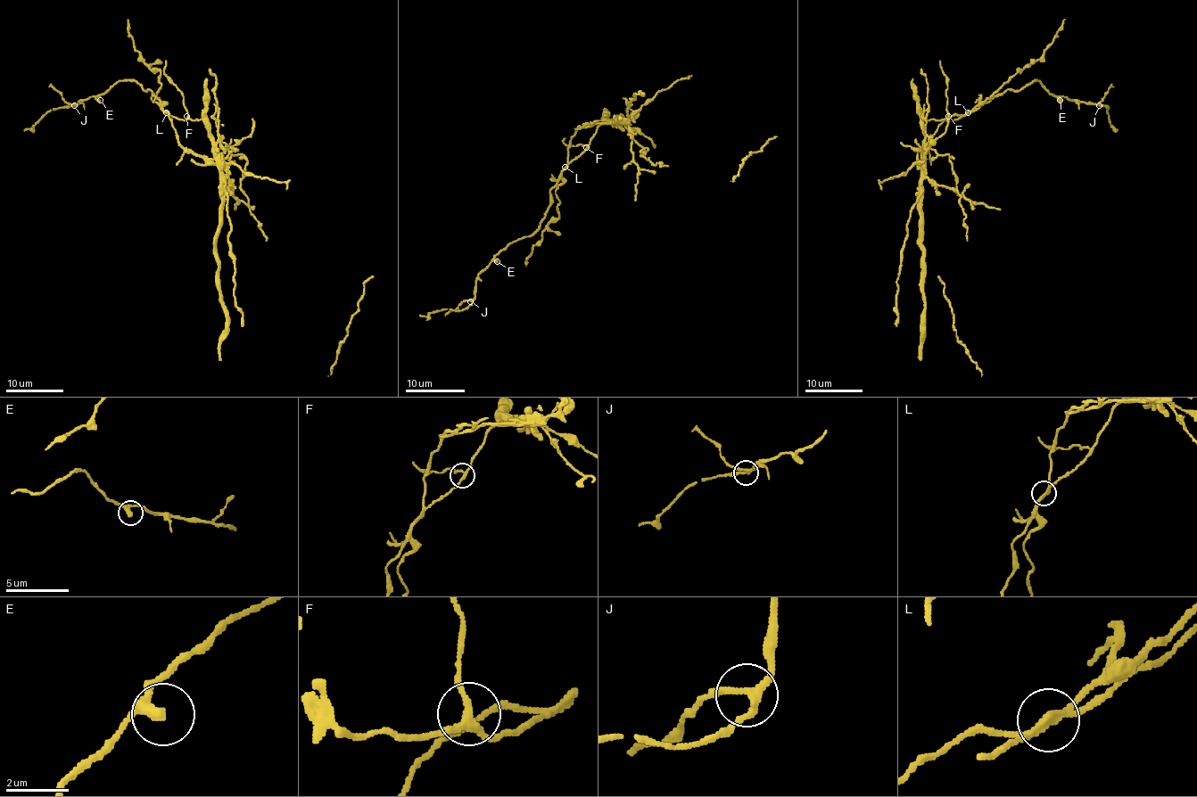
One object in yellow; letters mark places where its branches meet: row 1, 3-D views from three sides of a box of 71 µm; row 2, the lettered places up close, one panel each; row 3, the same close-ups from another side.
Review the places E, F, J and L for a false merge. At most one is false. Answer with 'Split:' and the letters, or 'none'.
Split: L

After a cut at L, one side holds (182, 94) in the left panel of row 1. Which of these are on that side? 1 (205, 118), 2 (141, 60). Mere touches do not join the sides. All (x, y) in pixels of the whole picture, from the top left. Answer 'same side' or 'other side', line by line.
1: same side
2: other side

